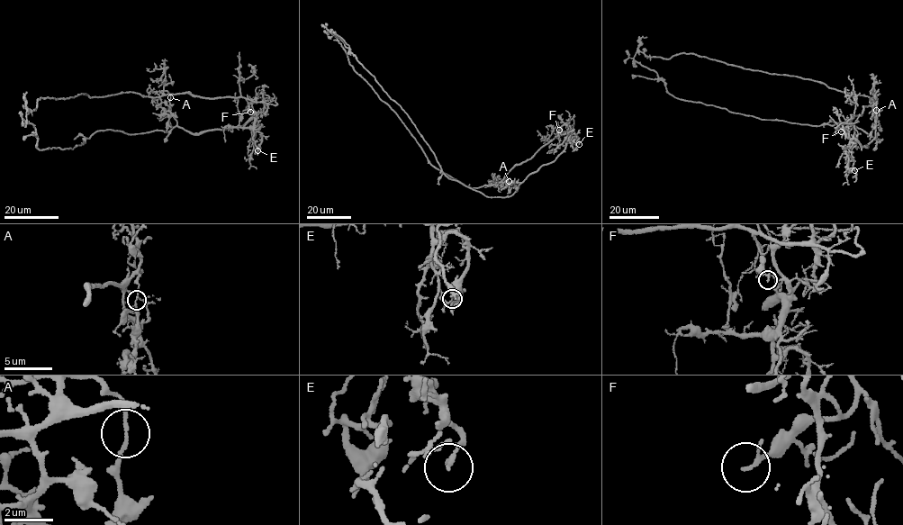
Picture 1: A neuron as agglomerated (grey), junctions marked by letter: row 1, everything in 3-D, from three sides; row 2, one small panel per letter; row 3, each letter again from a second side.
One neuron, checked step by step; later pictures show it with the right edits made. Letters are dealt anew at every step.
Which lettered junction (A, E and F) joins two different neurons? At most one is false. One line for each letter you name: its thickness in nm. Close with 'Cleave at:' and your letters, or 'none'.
A: calibre 120 nm
Cleave at: A

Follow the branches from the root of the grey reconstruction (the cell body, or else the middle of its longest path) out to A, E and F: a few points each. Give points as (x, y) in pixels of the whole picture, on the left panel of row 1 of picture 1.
A: (90, 137), (95, 131), (108, 129), (130, 134), (167, 131), (176, 123), (170, 111), (170, 96)
E: (90, 137), (177, 126), (202, 133), (253, 117), (257, 150)
F: (90, 137), (109, 129), (130, 134), (177, 126), (193, 133), (226, 130), (257, 115), (250, 103), (250, 112)

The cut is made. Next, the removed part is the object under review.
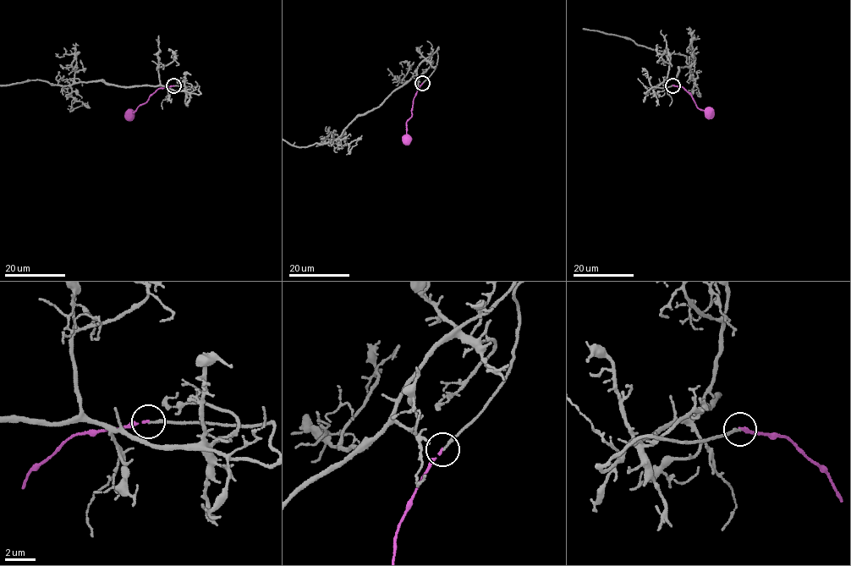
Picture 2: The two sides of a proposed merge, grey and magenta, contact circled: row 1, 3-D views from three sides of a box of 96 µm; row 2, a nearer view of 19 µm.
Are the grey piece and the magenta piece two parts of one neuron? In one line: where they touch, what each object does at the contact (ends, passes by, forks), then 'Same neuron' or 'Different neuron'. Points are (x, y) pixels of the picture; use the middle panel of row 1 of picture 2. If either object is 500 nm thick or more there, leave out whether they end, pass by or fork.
Place: (422, 83). At the ring grey ends. At the ring magenta ends. Same neuron

